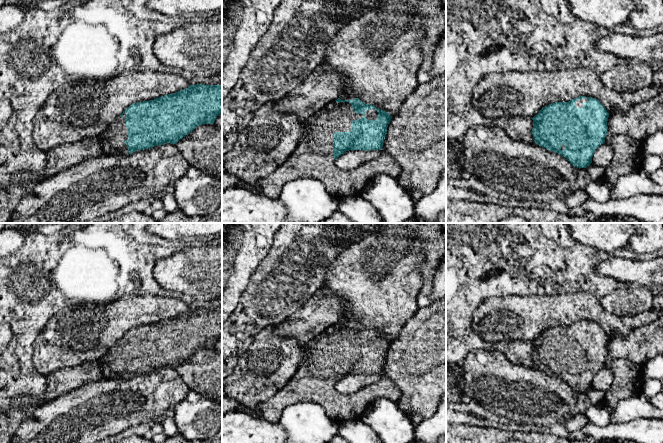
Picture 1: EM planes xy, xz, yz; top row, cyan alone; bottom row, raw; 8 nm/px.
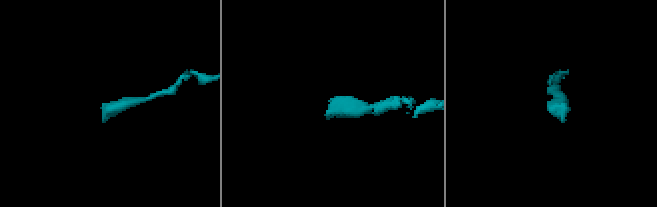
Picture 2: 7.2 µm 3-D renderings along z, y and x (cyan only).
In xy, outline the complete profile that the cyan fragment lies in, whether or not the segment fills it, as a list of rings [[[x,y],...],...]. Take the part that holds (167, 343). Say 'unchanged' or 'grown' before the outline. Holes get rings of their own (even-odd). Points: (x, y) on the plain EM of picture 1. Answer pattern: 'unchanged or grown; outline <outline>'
grown; outline [[[190,309],[184,314],[164,319],[154,324],[137,326],[125,333],[100,361],[103,378],[132,378],[138,374],[150,373],[166,367],[176,368],[180,363],[192,356],[201,348],[214,348],[218,339],[222,338],[221,309]]]

